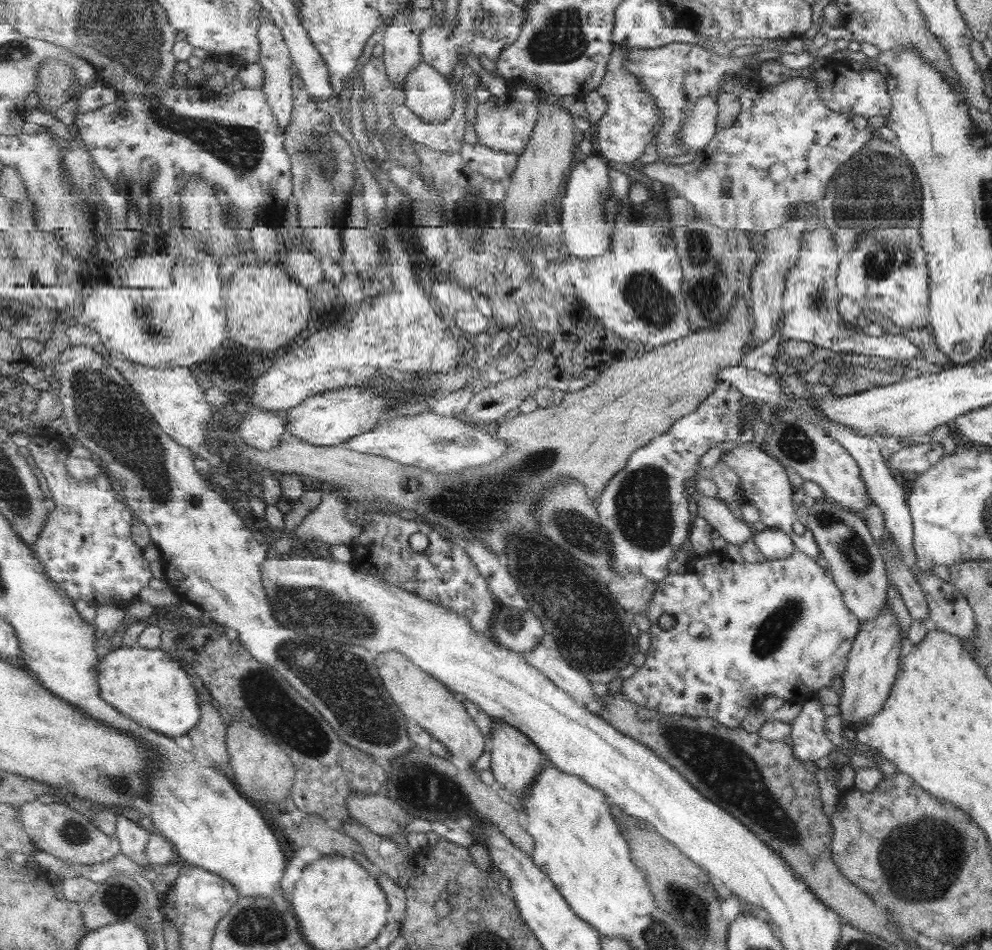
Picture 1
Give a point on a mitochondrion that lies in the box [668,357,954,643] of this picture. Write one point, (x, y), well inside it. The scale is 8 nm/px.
(852, 548)

